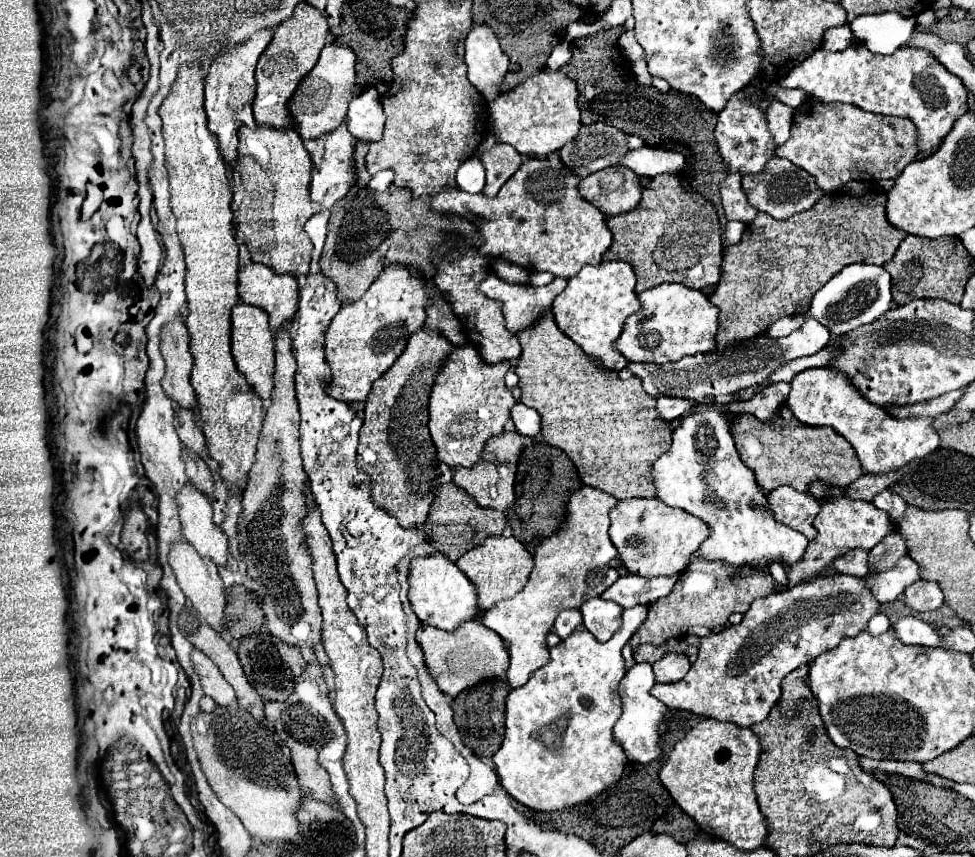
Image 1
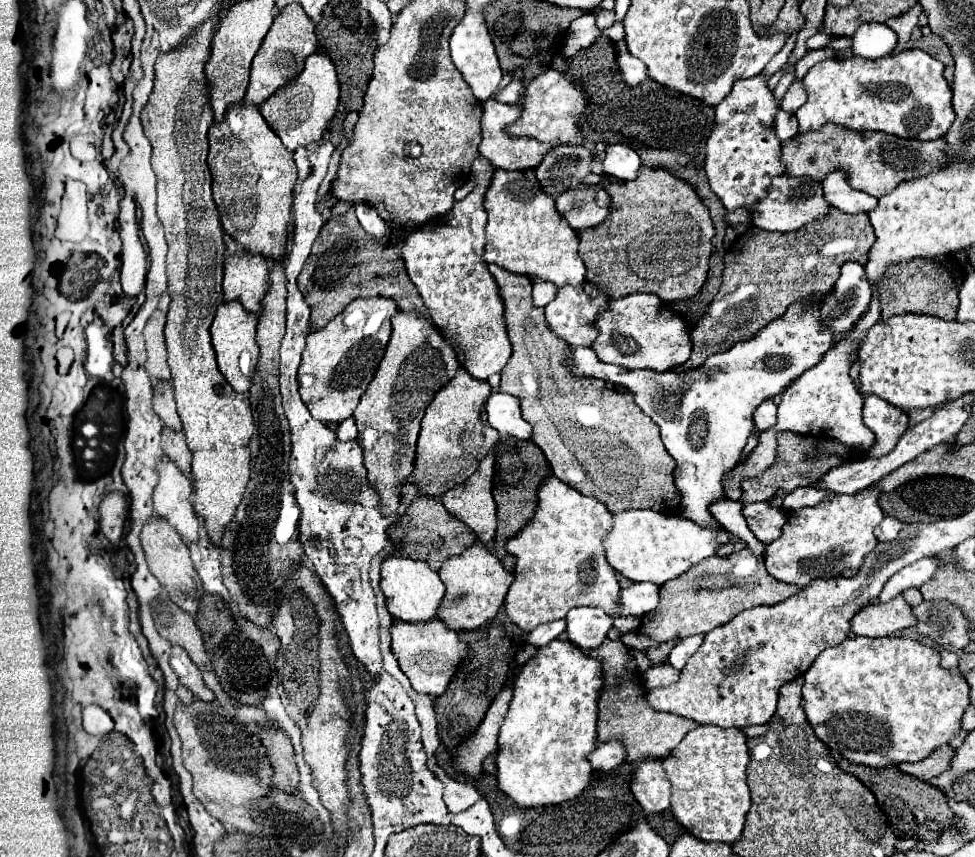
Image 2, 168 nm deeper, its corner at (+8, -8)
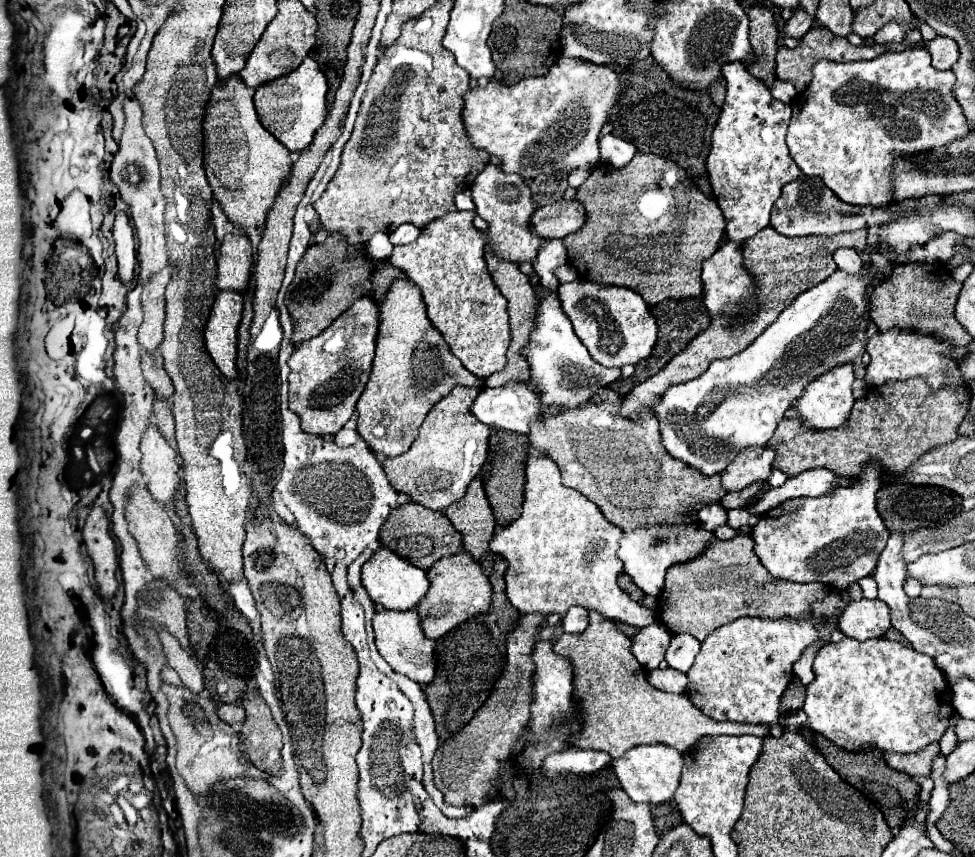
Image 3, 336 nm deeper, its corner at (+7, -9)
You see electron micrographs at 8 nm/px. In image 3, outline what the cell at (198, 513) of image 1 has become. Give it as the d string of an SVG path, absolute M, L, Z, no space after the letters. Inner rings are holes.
M152 426L144 434L142 450L142 476L152 498L162 506L172 506L176 500L176 488L182 484L182 466L178 464L176 450L160 436Z

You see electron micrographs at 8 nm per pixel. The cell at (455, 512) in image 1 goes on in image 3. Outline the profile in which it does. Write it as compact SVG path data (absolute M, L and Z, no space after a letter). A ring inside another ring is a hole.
M408 502L408 504L396 508L396 512L392 512L390 520L386 520L386 524L380 532L382 532L382 538L380 538L382 546L390 548L392 552L402 556L410 564L424 568L424 570L428 570L440 558L462 550L462 534L454 530L452 522L442 512L424 508L414 502Z

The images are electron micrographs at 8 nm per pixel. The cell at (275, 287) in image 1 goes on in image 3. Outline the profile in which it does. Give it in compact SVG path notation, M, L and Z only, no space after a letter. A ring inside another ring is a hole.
M246 234L226 236L218 252L218 278L220 290L248 292L248 282L254 268L254 250Z

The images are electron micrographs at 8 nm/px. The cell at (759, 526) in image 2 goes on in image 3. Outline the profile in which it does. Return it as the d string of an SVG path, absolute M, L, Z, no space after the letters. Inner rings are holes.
M742 508L742 510L728 510L728 526L732 526L734 530L742 528L742 526L750 526L752 518L756 514L754 512L748 512L748 508Z

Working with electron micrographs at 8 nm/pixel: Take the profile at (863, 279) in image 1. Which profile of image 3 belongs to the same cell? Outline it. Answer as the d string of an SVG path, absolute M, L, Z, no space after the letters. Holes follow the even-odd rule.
M838 248L834 252L834 260L836 260L838 268L850 276L856 276L856 274L860 274L860 270L864 270L862 254L852 248Z

